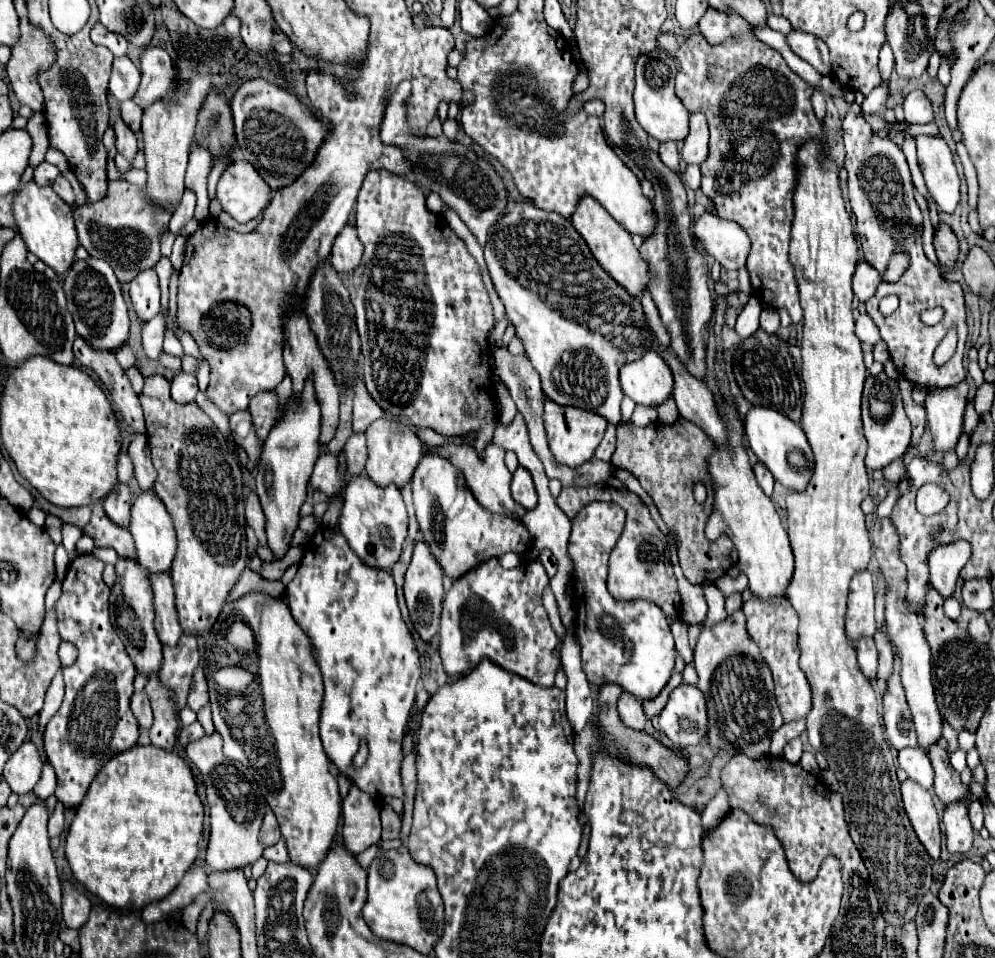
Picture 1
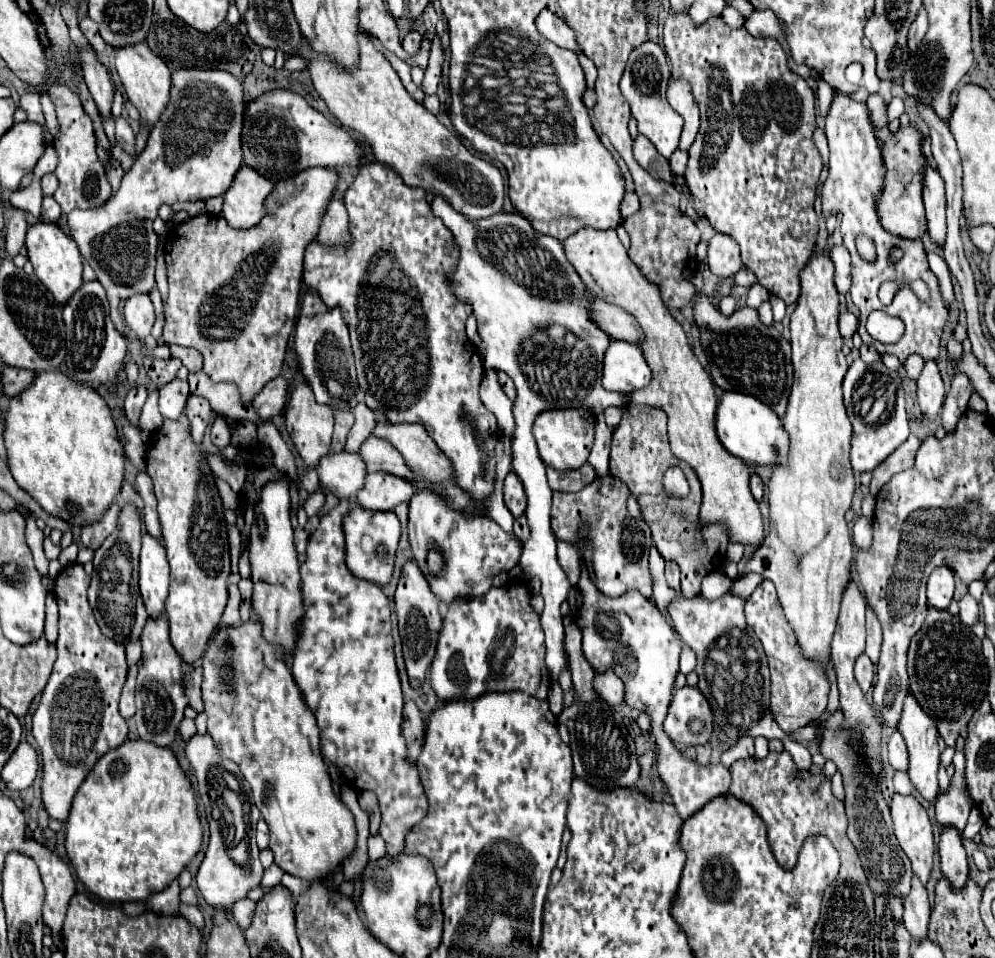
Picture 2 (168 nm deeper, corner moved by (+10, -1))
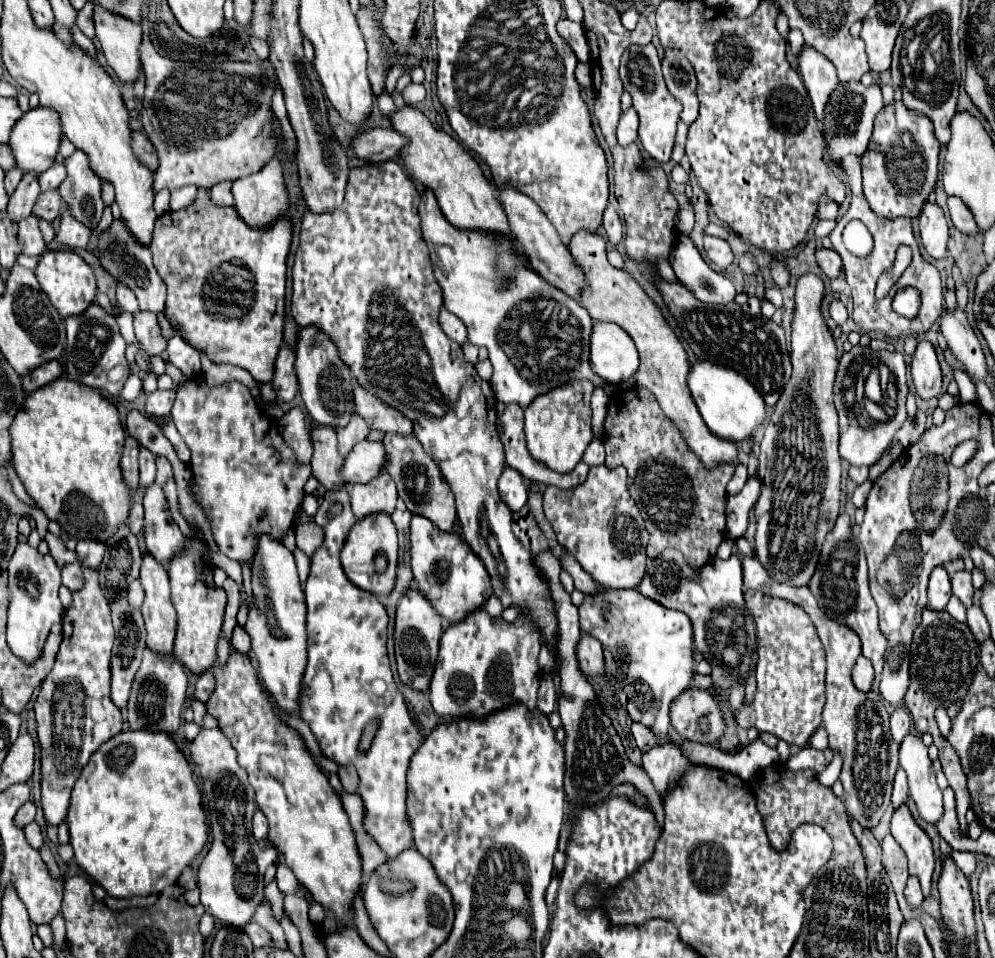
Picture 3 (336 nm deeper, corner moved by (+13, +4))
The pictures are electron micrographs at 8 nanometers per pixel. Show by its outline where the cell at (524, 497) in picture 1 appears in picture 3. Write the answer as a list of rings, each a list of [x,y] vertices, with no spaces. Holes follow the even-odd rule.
[[[507,466],[499,478],[499,494],[503,498],[503,502],[513,510],[521,510],[525,504],[527,504],[527,486],[525,486],[525,480],[523,476]]]

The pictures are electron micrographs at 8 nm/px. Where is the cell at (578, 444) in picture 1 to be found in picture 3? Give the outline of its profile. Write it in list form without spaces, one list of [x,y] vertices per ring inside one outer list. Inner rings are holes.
[[[581,380],[573,386],[557,388],[547,396],[539,396],[525,410],[525,440],[529,454],[555,472],[571,472],[593,440],[591,430],[591,394],[593,384]]]

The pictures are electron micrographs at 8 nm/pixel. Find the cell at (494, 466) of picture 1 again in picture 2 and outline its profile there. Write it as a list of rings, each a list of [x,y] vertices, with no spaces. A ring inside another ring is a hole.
[[[378,421],[372,435],[388,439],[402,453],[406,463],[430,481],[452,481],[450,461],[438,445],[434,445],[434,439],[422,425],[392,425],[388,421]]]

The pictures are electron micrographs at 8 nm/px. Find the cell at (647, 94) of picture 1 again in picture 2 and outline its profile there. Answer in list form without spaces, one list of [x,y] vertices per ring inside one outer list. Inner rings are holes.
[[[648,41],[630,53],[630,59],[626,63],[626,69],[620,81],[620,89],[630,103],[634,119],[638,121],[638,131],[646,135],[652,141],[652,145],[658,149],[658,153],[666,159],[676,151],[678,139],[682,133],[682,117],[670,107],[666,99],[668,79],[670,79],[670,65],[668,65],[666,53],[658,43]]]

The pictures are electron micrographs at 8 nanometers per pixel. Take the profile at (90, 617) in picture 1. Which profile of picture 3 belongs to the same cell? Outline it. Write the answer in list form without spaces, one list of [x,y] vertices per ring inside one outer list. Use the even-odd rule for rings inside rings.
[[[83,568],[83,588],[73,592],[71,606],[63,612],[63,642],[53,670],[41,684],[35,700],[37,734],[41,746],[41,806],[49,824],[61,824],[67,816],[71,786],[79,778],[91,754],[121,732],[121,710],[111,702],[111,648],[115,630],[109,604],[99,588],[97,572]]]

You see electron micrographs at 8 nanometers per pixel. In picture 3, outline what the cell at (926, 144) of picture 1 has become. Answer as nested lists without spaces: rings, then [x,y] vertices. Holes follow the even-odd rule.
[[[925,202],[923,212],[919,216],[919,234],[921,234],[921,244],[925,252],[941,260],[947,254],[947,244],[949,244],[949,226],[943,208],[937,202]]]

